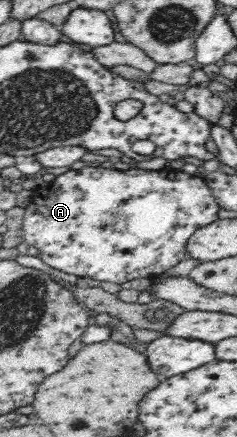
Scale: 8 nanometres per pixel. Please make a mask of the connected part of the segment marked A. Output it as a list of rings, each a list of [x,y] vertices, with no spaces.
[[[133,165],[132,168],[119,172],[113,168],[103,168],[99,166],[75,166],[63,174],[55,175],[49,178],[49,184],[45,188],[39,188],[37,194],[33,194],[30,203],[24,208],[23,217],[23,238],[24,241],[36,248],[36,254],[41,260],[59,272],[65,274],[73,274],[77,278],[93,278],[101,282],[115,282],[115,284],[123,284],[129,280],[137,280],[137,278],[151,278],[152,276],[161,275],[167,270],[171,270],[173,266],[177,266],[179,262],[183,262],[187,258],[186,247],[188,238],[200,228],[219,220],[219,210],[217,199],[209,189],[209,186],[203,179],[203,176],[191,176],[187,173],[175,172],[174,170],[165,170],[161,165],[141,167]]]

